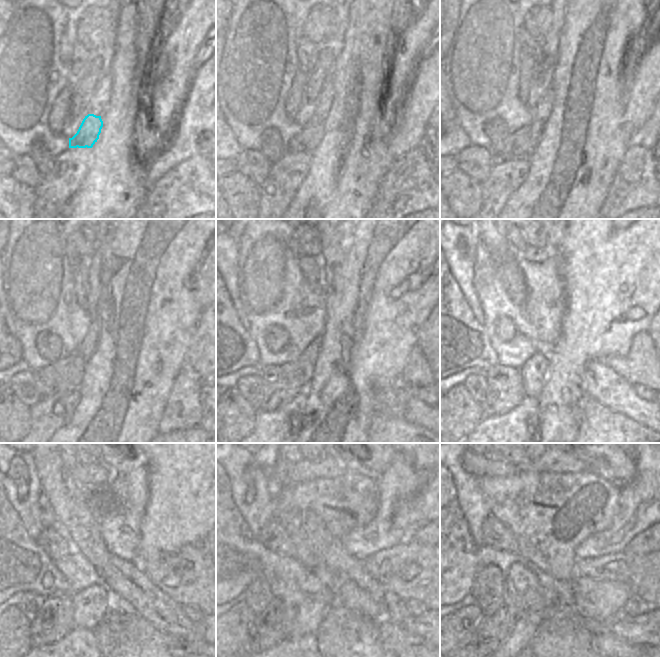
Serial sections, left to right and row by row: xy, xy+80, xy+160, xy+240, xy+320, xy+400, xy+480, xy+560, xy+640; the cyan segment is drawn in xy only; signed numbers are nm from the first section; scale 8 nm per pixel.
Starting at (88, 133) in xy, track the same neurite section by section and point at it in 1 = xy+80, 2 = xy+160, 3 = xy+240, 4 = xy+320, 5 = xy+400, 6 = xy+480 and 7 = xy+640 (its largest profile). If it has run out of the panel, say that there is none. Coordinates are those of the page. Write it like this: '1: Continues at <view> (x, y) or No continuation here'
1: Continues at xy+80 (308, 139)
2: Continues at xy+160 (521, 144)
3: Continues at xy+240 (63, 376)
4: Continues at xy+320 (281, 384)
5: Continues at xy+400 (505, 391)
6: Continues at xy+480 (54, 621)
7: Continues at xy+640 (492, 629)

